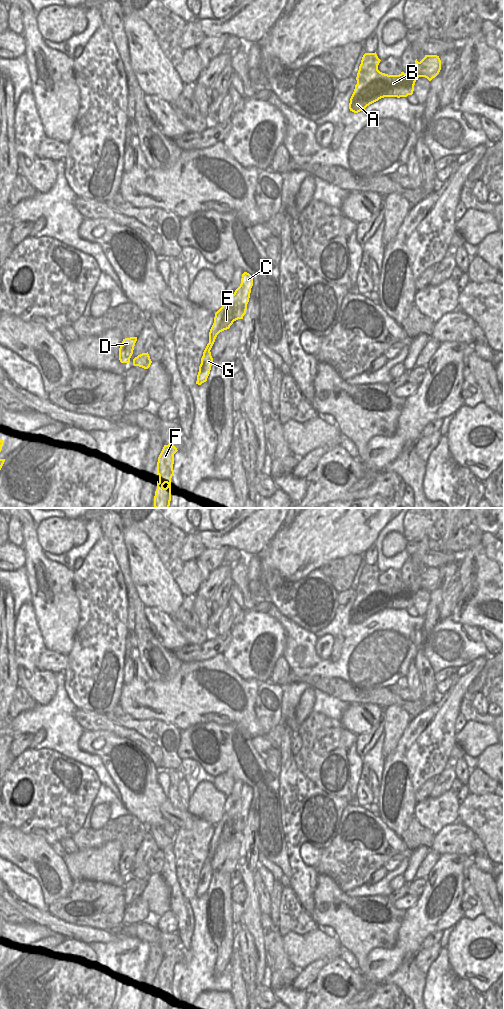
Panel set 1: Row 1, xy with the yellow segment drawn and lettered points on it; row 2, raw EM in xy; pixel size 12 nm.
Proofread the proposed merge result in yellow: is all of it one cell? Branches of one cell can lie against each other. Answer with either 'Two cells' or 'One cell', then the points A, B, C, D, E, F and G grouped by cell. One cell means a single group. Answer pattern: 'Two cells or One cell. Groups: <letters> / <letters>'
Two cells. Groups: A B C D E F / G

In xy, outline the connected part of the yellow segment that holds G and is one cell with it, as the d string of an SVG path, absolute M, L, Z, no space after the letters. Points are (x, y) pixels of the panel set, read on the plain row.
M215 843L214 847L211 850L209 850L209 855L207 856L207 858L203 864L203 868L201 870L201 876L199 878L199 884L197 887L197 893L196 893L196 896L198 896L198 897L201 897L202 895L206 894L207 890L210 886L211 878L213 876L213 870L211 868L210 862L219 845L220 844Z

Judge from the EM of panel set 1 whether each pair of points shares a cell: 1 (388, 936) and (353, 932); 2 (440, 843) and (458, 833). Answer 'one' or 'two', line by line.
1: one
2: one

